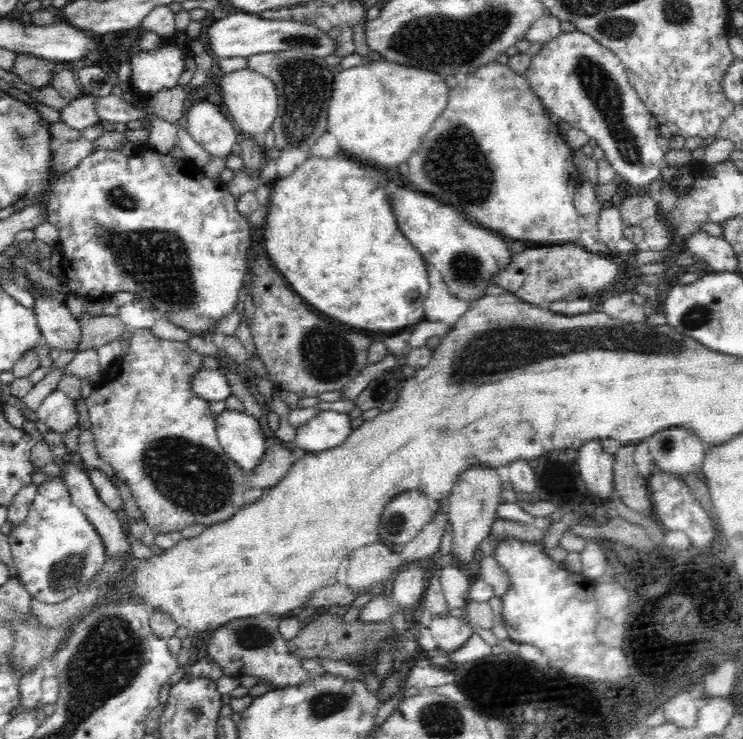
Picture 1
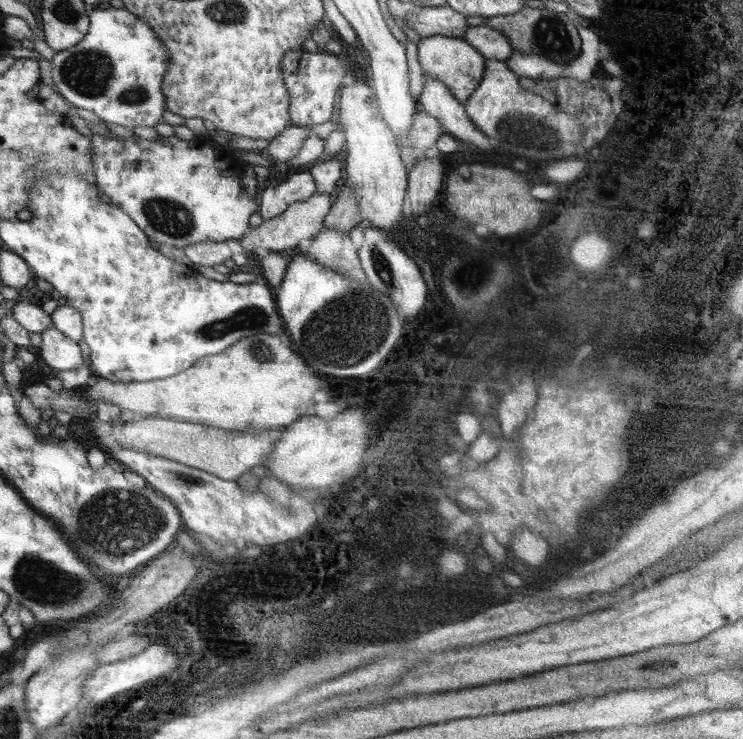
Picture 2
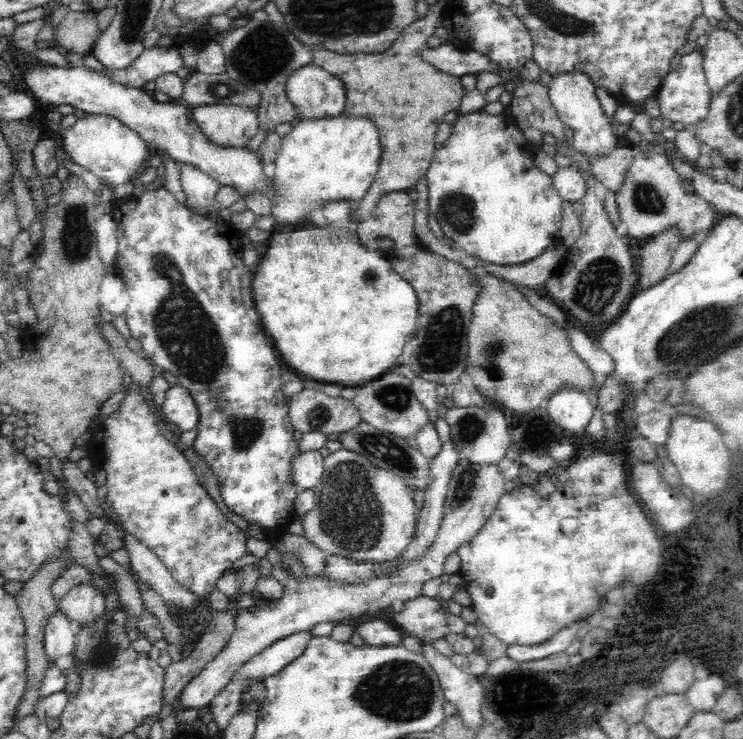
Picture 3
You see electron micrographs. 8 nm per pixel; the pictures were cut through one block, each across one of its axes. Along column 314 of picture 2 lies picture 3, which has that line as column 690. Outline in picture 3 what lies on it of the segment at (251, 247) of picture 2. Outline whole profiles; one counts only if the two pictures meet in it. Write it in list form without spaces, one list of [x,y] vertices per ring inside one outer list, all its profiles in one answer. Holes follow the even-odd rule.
[[[650,145],[646,152],[639,150],[631,164],[622,186],[615,193],[620,220],[628,229],[627,238],[654,237],[672,227],[682,232],[682,239],[702,238],[713,229],[720,213],[707,200],[684,189],[682,180],[661,149]]]

